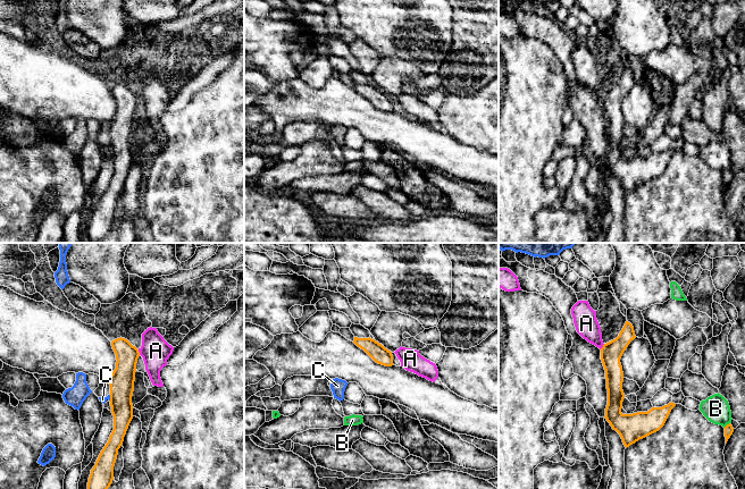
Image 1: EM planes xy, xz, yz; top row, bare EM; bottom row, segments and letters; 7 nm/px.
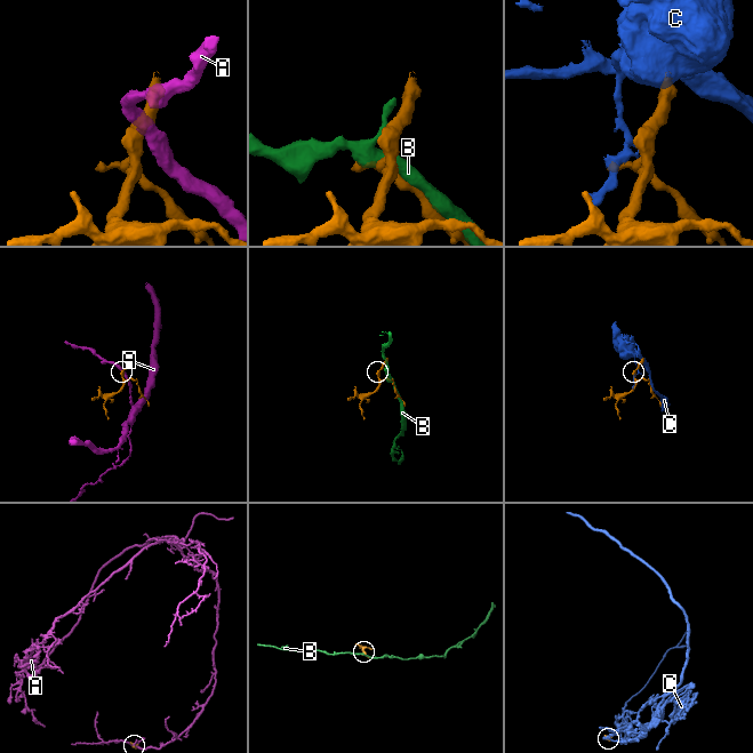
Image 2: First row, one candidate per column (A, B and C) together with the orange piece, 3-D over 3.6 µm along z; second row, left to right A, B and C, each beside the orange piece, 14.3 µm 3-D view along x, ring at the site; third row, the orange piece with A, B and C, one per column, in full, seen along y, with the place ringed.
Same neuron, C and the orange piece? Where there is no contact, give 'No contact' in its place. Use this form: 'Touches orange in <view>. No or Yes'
Touches orange in xy. No

